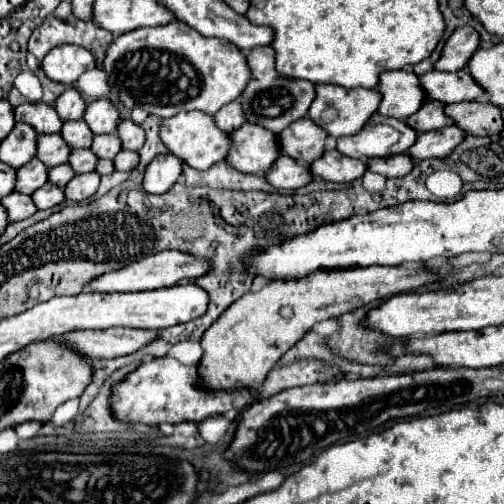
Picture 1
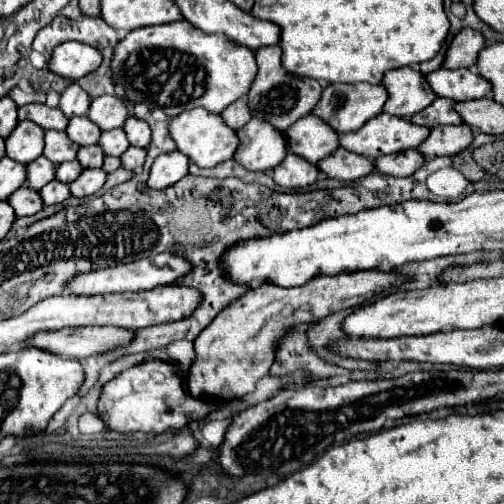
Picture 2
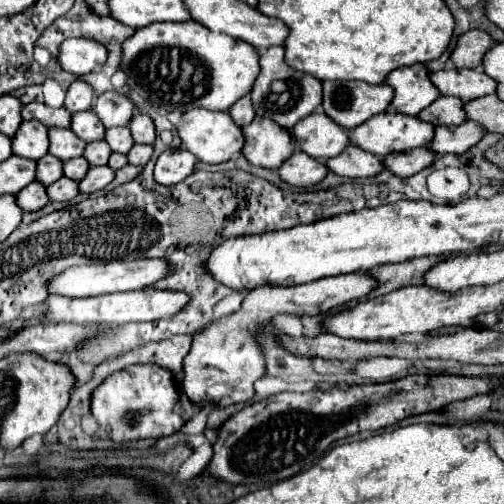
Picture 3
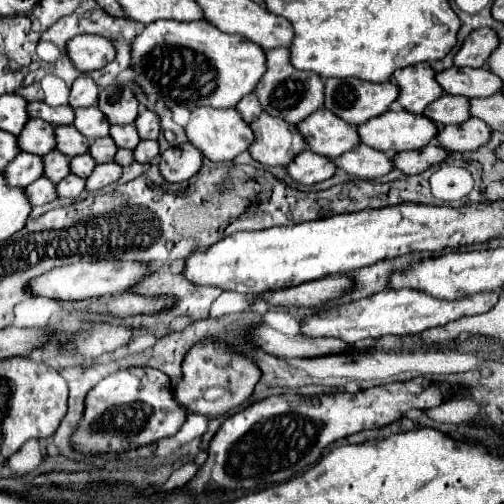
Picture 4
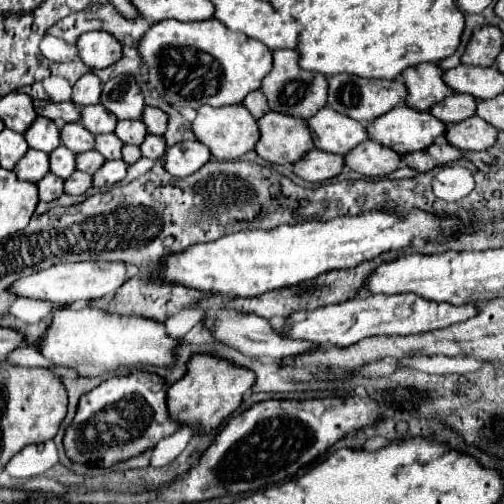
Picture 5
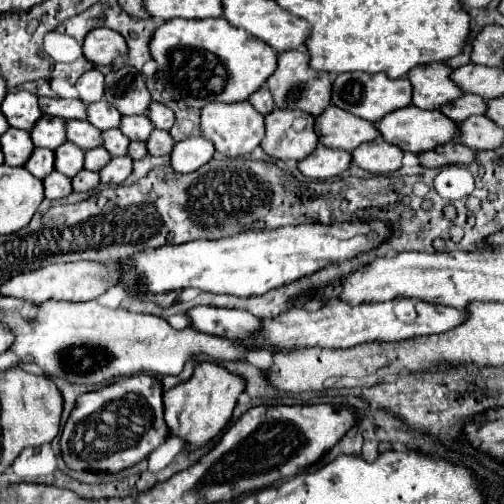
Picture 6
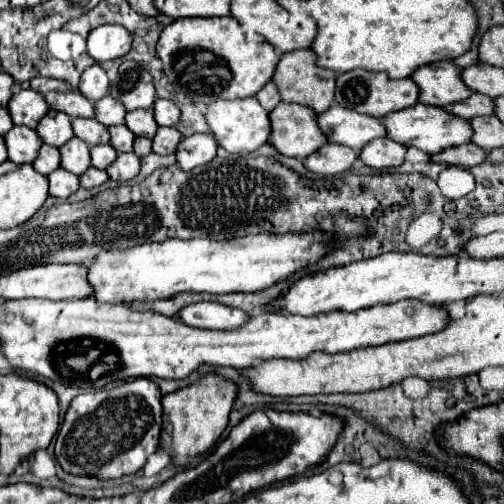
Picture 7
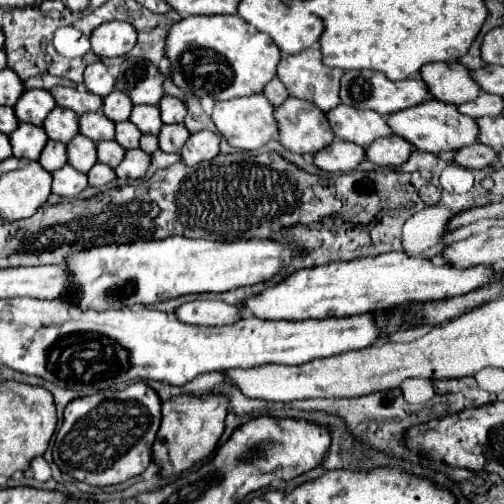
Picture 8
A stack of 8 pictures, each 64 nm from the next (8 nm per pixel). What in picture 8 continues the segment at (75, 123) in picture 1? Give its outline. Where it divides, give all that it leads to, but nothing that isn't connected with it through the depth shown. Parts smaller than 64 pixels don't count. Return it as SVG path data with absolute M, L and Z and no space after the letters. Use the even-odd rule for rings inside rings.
M110 92L108 100L104 98L102 112L114 122L122 122L122 120L128 120L132 108L134 104L132 100L128 100L128 96L124 96L124 92Z

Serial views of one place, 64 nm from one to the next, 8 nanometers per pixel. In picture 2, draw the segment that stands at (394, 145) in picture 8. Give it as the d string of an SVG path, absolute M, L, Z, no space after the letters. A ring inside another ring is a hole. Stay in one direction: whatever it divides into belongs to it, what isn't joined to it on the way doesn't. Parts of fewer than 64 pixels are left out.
M338 148L336 152L320 160L318 168L330 178L348 180L348 182L364 178L376 170L374 160L368 160L366 156L356 156L354 152L348 152L346 148Z

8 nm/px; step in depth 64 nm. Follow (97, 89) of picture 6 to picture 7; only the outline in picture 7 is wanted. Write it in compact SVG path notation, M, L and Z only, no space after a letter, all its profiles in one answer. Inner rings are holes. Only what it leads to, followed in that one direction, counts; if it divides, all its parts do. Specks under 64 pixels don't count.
M92 64L90 68L86 68L82 72L82 80L80 80L78 88L90 100L104 98L108 94L108 88L110 88L110 80L106 76L106 70L100 64Z

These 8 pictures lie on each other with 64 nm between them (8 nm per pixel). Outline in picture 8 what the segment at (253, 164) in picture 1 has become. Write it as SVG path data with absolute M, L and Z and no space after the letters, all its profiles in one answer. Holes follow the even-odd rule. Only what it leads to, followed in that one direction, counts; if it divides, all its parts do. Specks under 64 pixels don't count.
M288 98L276 108L276 120L280 124L278 140L292 152L316 154L334 140L332 128L324 124L324 114L308 100Z

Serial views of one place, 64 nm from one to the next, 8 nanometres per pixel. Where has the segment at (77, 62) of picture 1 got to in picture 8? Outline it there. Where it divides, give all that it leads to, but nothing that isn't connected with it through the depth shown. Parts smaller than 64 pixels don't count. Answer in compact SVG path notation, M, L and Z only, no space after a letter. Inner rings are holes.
M108 22L98 26L90 36L92 52L104 56L124 56L136 44L136 30L128 22Z

